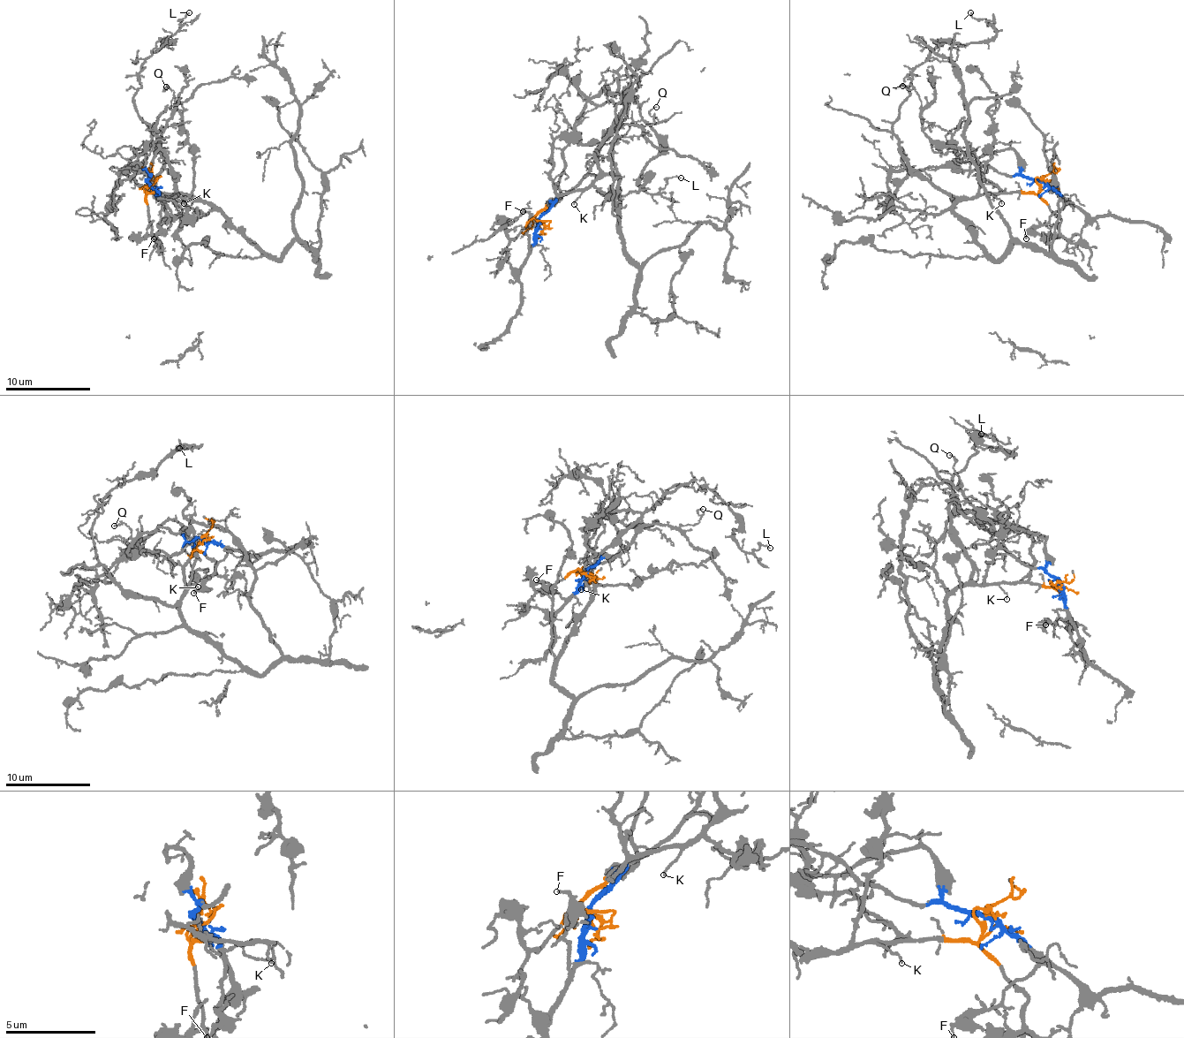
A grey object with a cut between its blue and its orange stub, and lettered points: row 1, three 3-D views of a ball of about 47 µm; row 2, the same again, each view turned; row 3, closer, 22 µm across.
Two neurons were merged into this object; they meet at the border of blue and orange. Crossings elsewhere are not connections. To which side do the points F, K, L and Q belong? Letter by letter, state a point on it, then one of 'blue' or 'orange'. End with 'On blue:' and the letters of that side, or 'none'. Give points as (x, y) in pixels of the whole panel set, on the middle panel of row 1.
F: at (523, 211); blue
K: at (574, 204); orange
L: at (681, 178); orange
Q: at (656, 107); blue
On blue: F, Q

